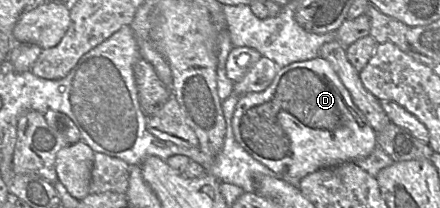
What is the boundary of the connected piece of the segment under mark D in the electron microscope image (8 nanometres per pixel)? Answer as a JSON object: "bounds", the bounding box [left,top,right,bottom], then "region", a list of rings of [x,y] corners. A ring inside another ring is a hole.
{"bounds":[232,56,377,183],"region":[[[319,56],[281,67],[264,91],[242,95],[232,117],[232,130],[237,143],[256,161],[294,183],[319,169],[363,159],[377,147],[377,133],[355,106],[330,63]]]}

